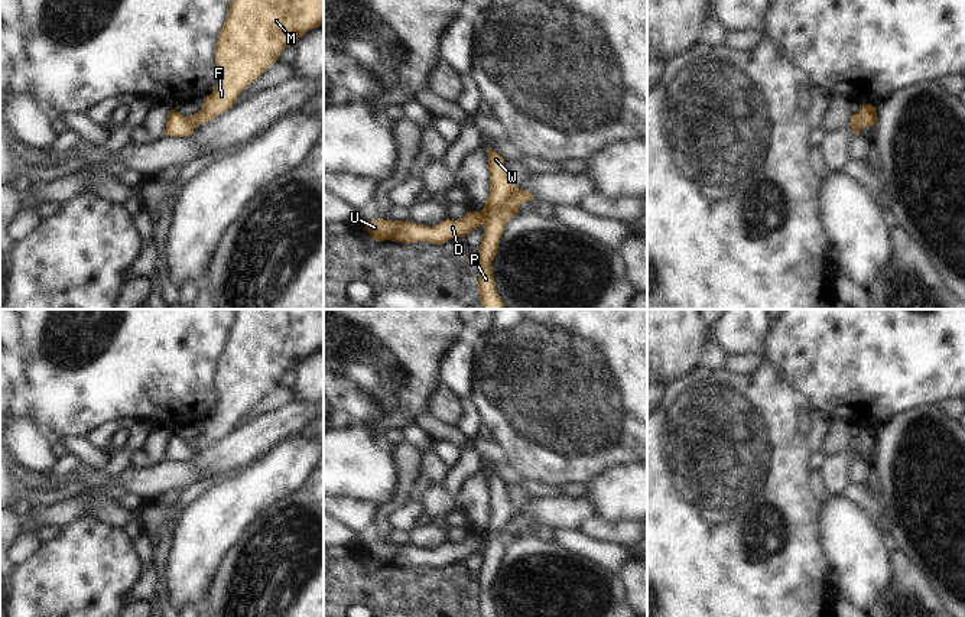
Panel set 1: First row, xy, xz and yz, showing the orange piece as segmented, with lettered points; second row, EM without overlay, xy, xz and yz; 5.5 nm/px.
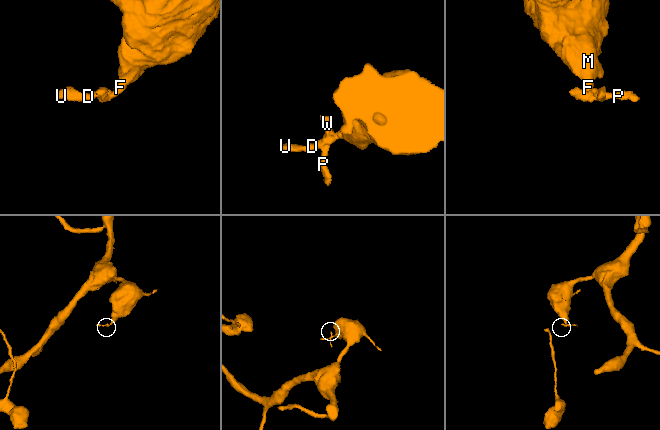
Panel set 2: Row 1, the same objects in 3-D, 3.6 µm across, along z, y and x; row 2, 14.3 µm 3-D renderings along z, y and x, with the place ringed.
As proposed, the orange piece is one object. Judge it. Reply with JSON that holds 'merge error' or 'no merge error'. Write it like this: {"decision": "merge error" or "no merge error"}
{"decision": "merge error"}

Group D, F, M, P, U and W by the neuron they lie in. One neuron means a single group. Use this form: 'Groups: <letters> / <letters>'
Groups: D F M U / P W

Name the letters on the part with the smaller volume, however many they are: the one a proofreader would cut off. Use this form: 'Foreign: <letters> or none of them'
Foreign: P, W

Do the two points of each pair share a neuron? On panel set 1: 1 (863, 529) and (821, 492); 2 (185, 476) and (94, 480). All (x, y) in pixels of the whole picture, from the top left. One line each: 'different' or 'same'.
1: different
2: same

